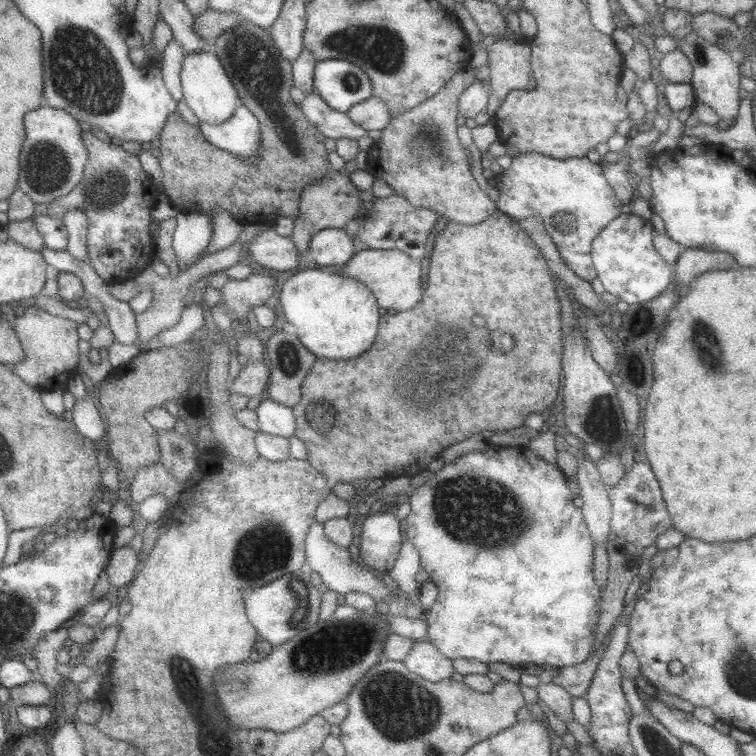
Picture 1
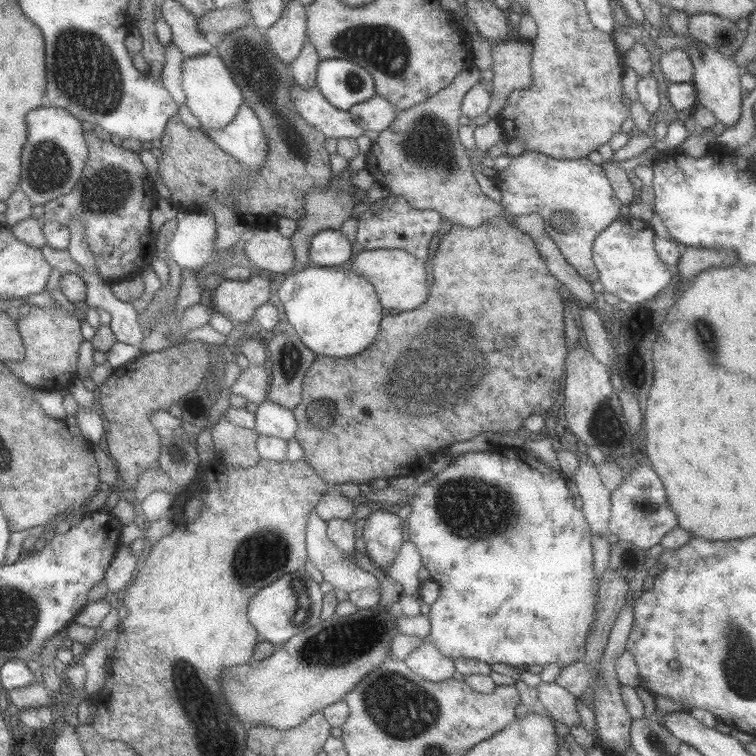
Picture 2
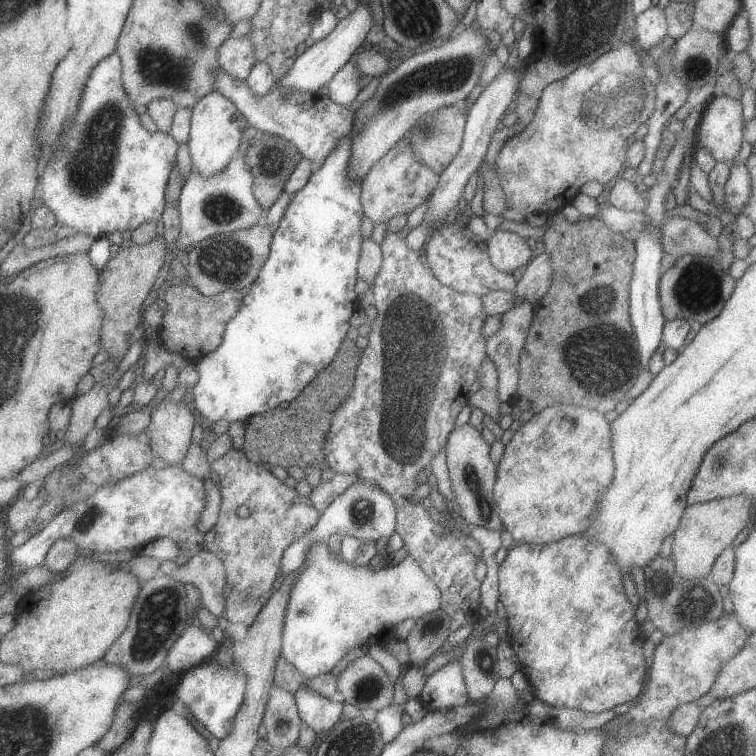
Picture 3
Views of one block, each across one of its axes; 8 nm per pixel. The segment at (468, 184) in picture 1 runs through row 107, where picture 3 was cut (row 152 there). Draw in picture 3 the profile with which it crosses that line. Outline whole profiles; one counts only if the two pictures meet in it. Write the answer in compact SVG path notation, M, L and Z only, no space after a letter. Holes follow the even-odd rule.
M456 105L444 106L421 117L405 135L410 146L412 146L412 150L414 150L414 156L424 166L434 170L436 176L444 172L446 167L450 166L450 162L456 158L456 154L458 154L463 143L466 117L467 114L462 114L462 110L458 110Z

